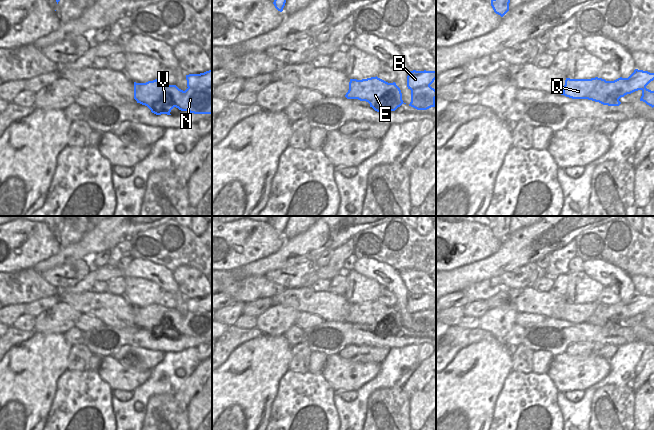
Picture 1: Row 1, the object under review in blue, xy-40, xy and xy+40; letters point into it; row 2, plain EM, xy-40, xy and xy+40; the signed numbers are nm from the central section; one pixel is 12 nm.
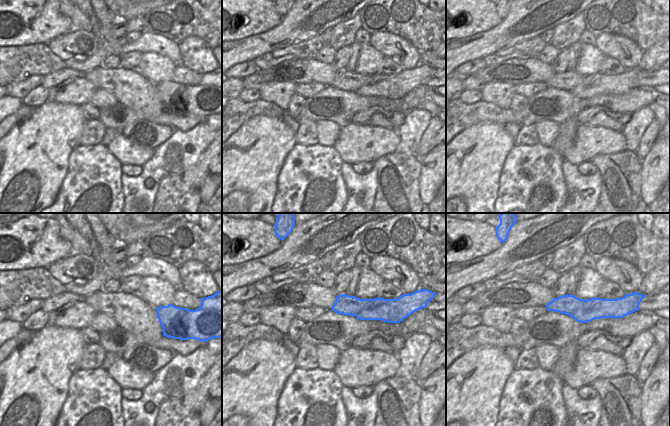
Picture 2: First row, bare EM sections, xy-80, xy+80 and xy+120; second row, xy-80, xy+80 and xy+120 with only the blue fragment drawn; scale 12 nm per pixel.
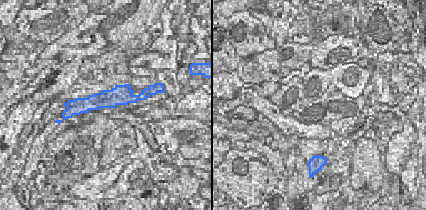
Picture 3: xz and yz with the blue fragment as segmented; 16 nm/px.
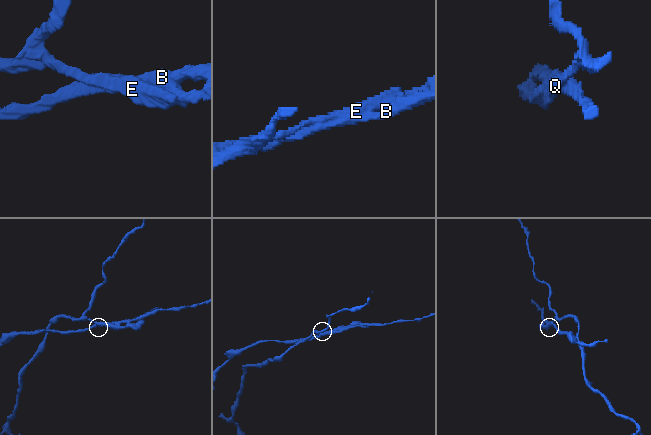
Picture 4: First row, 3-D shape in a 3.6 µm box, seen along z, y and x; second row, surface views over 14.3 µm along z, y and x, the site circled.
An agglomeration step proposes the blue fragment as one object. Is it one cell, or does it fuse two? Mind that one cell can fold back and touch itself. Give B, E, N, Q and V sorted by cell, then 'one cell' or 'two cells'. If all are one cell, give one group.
B / E N Q V; two cells

